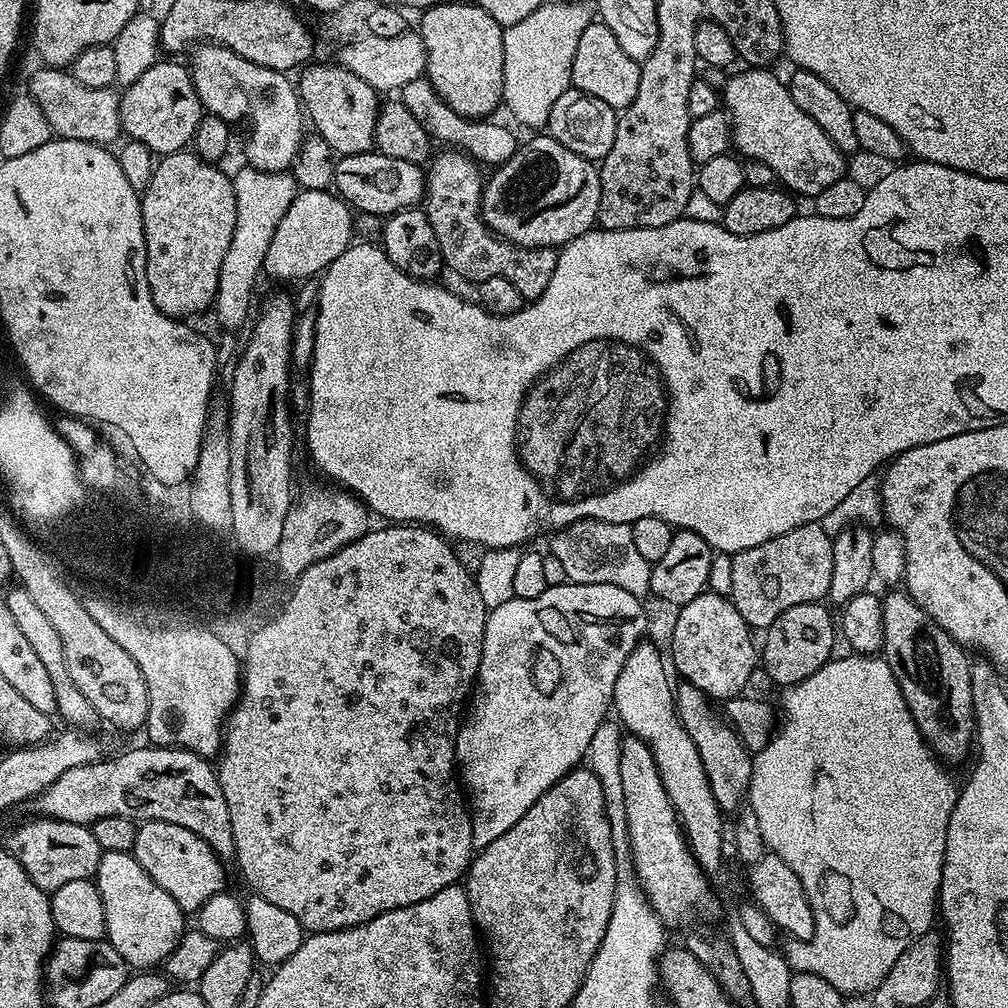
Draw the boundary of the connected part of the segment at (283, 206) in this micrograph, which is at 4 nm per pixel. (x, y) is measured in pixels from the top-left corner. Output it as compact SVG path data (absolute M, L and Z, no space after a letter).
M244 166L238 174L235 173L233 184L236 206L234 238L222 260L219 285L212 307L219 326L226 330L236 330L243 326L250 312L258 276L261 277L263 273L270 240L298 193L298 185L291 173L264 172L251 166Z

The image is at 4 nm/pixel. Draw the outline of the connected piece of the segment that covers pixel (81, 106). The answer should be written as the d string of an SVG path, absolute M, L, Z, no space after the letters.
M40 66L40 69L28 80L27 95L42 106L46 122L50 122L53 133L62 140L81 140L112 146L116 139L121 139L120 98L121 93L115 87L95 88L82 86L71 71L51 66Z

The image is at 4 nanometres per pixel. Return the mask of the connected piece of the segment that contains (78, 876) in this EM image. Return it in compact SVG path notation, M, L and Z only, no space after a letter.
M35 819L18 825L6 841L8 853L19 862L22 870L26 870L26 874L30 874L34 886L51 894L58 890L58 886L66 886L66 882L92 880L102 853L91 827L61 820Z

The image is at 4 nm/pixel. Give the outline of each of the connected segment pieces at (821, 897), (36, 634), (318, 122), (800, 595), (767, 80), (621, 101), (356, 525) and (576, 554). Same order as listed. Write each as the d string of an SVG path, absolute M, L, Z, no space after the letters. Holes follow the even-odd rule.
M837 655L818 670L814 670L810 678L783 689L782 727L778 734L773 735L771 742L764 749L755 753L752 762L752 781L748 787L748 800L758 818L760 836L764 839L765 845L794 872L798 882L802 882L802 890L806 890L806 898L812 904L814 934L809 940L789 939L788 949L783 949L782 955L788 961L793 973L809 972L824 978L845 997L851 998L859 992L865 992L865 994L875 992L876 987L886 978L886 974L890 974L890 966L898 962L898 957L919 936L933 931L932 919L935 921L938 916L938 897L946 854L946 830L950 826L950 814L956 805L958 780L956 784L955 778L944 769L947 767L940 757L925 742L924 735L918 730L908 709L906 698L902 698L902 690L894 678L894 670L890 670L883 655L847 655Z
M12 586L7 589L8 593L3 593L3 600L6 606L10 606L10 614L14 617L14 622L18 622L22 635L30 642L34 654L38 654L38 659L42 661L42 666L50 673L50 682L54 686L54 700L56 702L55 715L61 716L65 720L65 725L76 730L84 730L87 724L97 723L98 717L94 706L90 706L89 700L74 686L74 678L70 678L70 669L66 666L66 653L62 648L62 638L58 636L58 630L54 628L50 618L46 618L46 613L26 594L26 590L19 586Z
M339 63L316 64L303 69L298 80L300 103L307 119L312 119L315 135L322 137L340 156L353 156L373 151L376 142L376 119L381 101L375 88L371 88L358 74L340 67ZM309 67L309 68L308 68ZM308 68L308 69L307 69ZM377 99L377 100L376 100Z
M820 522L806 526L794 526L786 534L762 542L762 546L750 546L731 557L732 569L728 572L728 584L732 587L730 599L733 606L753 630L767 630L790 606L815 604L823 601L830 590L830 574L834 574L833 537L826 534Z
M749 67L744 71L748 72L740 72L737 76L729 75L727 84L722 89L723 107L732 117L732 143L735 151L749 160L766 162L766 166L774 170L777 181L800 198L815 198L822 194L822 190L826 190L826 186L834 186L834 182L845 179L845 153L840 152L838 146L834 146L834 142L826 138L822 126L818 126L818 122L814 122L814 118L804 113L794 102L794 98L790 98L787 83L783 79L780 81L772 70Z
M593 22L586 26L586 30L582 30L582 38L578 38L578 50L574 50L571 87L594 94L594 98L606 102L606 106L623 110L630 106L630 102L634 102L638 94L639 77L640 64L630 58L626 50L622 50L610 26Z
M326 486L312 488L301 497L299 495L293 501L283 523L282 535L275 554L280 557L284 576L289 576L292 582L314 562L330 557L369 531L370 513L363 501L347 489Z
M596 519L576 520L554 532L549 540L549 553L558 558L569 583L619 586L641 598L650 592L652 565L635 548L631 525Z

